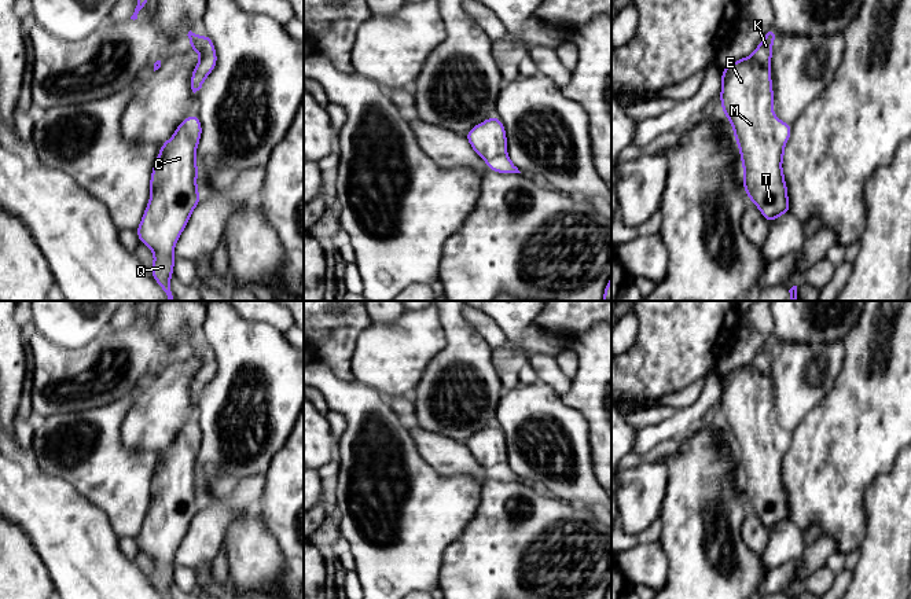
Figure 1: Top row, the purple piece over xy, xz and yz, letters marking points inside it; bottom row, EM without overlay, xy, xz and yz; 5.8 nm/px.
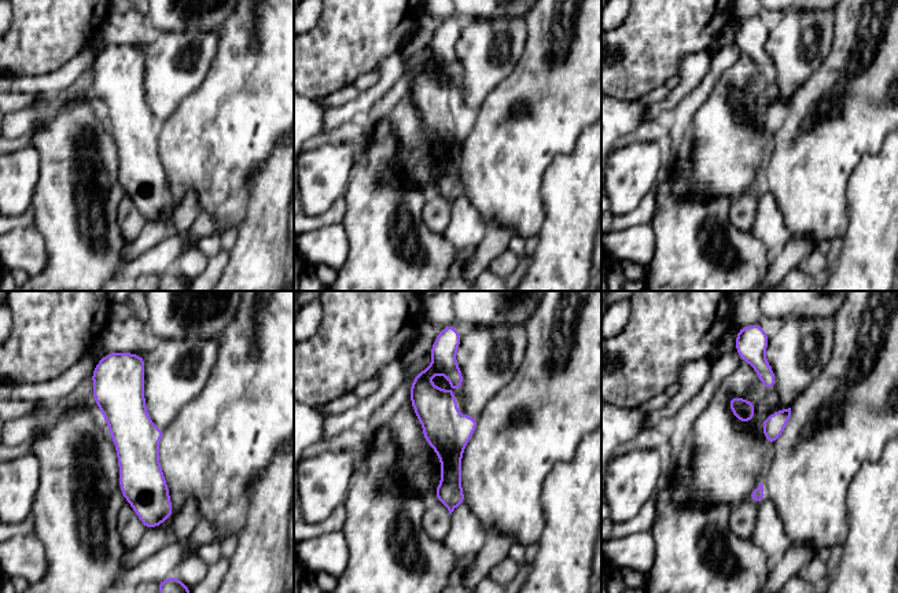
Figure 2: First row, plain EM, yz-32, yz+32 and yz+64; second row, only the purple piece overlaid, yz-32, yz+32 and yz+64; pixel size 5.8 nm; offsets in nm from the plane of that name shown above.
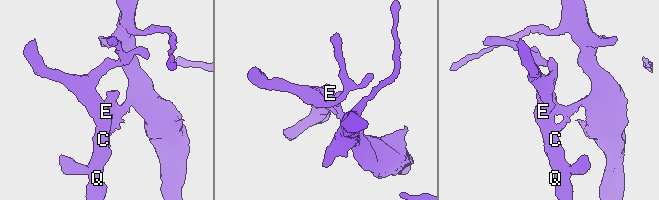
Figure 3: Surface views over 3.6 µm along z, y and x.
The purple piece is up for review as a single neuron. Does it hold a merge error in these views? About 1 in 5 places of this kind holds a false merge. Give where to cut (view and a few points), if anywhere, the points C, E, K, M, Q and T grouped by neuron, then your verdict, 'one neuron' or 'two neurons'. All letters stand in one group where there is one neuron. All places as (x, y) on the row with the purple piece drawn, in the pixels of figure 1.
yz (774, 116), (774, 138), (782, 147) | C E M Q T / K | two neurons

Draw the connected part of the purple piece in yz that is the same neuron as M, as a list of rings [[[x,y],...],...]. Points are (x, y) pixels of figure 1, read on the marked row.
[[[752,56],[721,70],[721,110],[734,129],[743,168],[743,190],[771,224],[790,213],[782,162],[785,148],[775,139],[771,70]]]

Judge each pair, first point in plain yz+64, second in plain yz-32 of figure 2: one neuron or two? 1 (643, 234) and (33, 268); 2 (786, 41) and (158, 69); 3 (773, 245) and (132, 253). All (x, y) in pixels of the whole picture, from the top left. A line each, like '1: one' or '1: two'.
1: one
2: one
3: one

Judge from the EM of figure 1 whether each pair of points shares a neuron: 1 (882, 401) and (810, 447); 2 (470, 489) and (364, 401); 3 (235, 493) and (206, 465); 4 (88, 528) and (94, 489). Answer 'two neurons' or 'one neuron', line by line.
1: one neuron
2: one neuron
3: two neurons
4: two neurons

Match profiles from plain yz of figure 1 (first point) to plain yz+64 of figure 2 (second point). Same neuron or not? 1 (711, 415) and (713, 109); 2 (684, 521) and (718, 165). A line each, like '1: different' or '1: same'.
1: different
2: different

